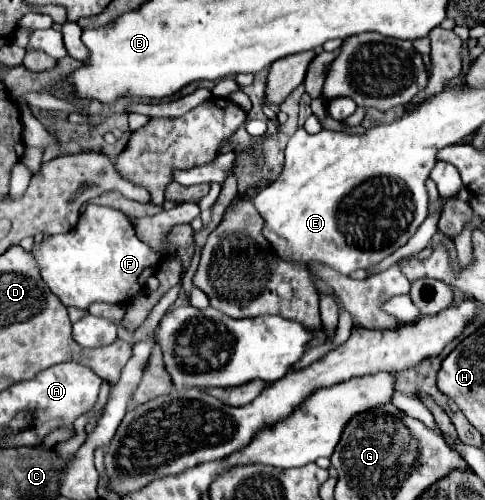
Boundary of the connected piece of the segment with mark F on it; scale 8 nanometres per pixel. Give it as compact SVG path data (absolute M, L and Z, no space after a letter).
M90 204L78 226L66 234L50 236L42 244L34 244L40 276L64 306L88 308L92 302L128 302L144 290L148 276L156 274L160 256L138 240L130 220L114 210Z

